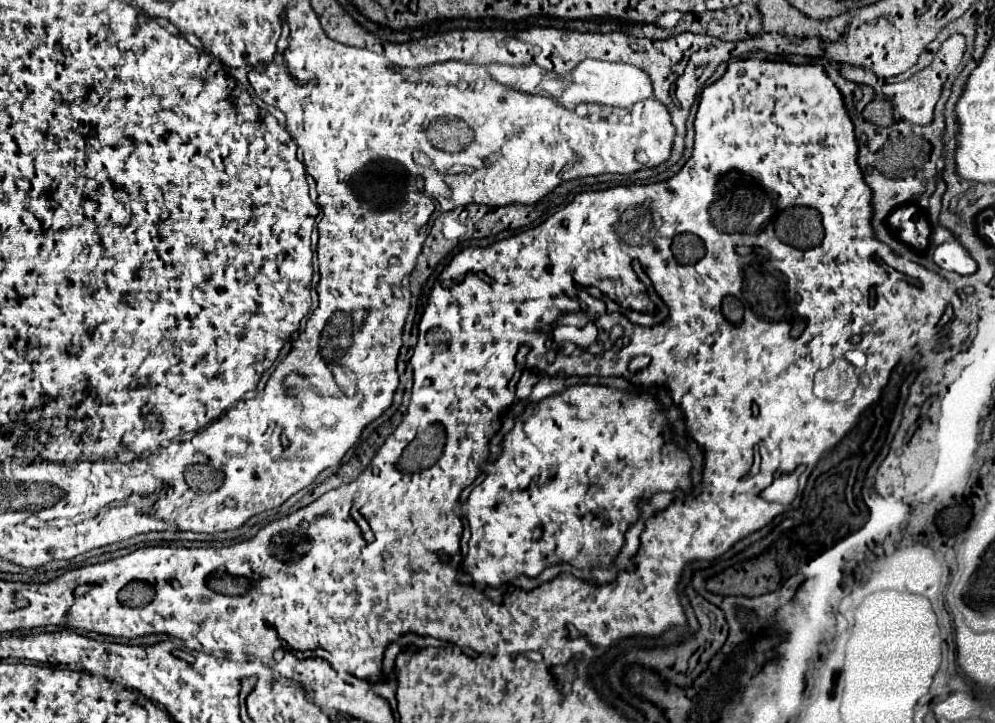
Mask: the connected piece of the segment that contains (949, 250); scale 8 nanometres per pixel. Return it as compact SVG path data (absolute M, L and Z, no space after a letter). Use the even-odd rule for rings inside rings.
M956 240L944 242L944 244L936 246L936 250L934 250L934 262L942 270L956 272L960 276L974 274L976 268L978 268L978 264L972 260L972 256L968 254L968 250L960 242L956 242Z

